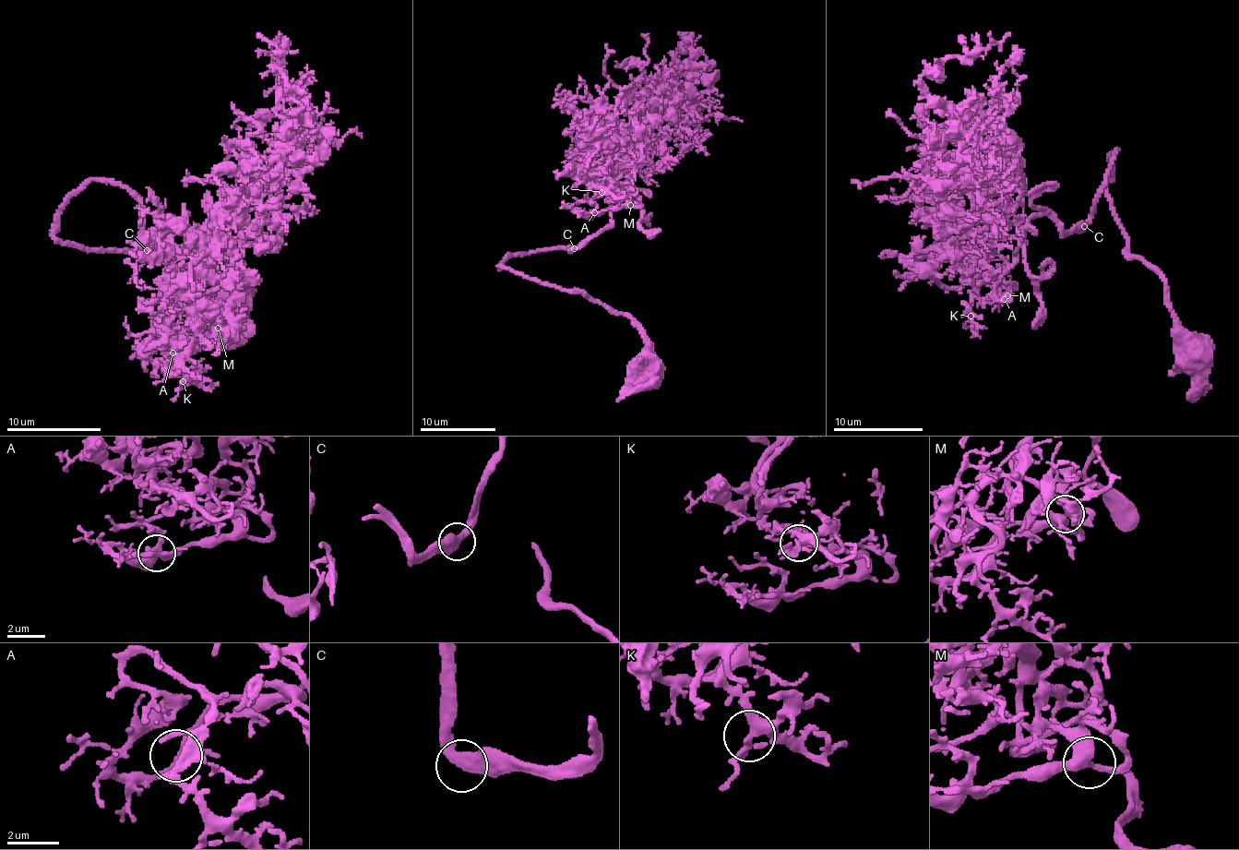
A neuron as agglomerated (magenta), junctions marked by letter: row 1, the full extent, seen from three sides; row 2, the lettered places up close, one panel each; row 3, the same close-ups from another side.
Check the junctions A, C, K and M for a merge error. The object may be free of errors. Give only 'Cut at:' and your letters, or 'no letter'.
Cut at: no letter

